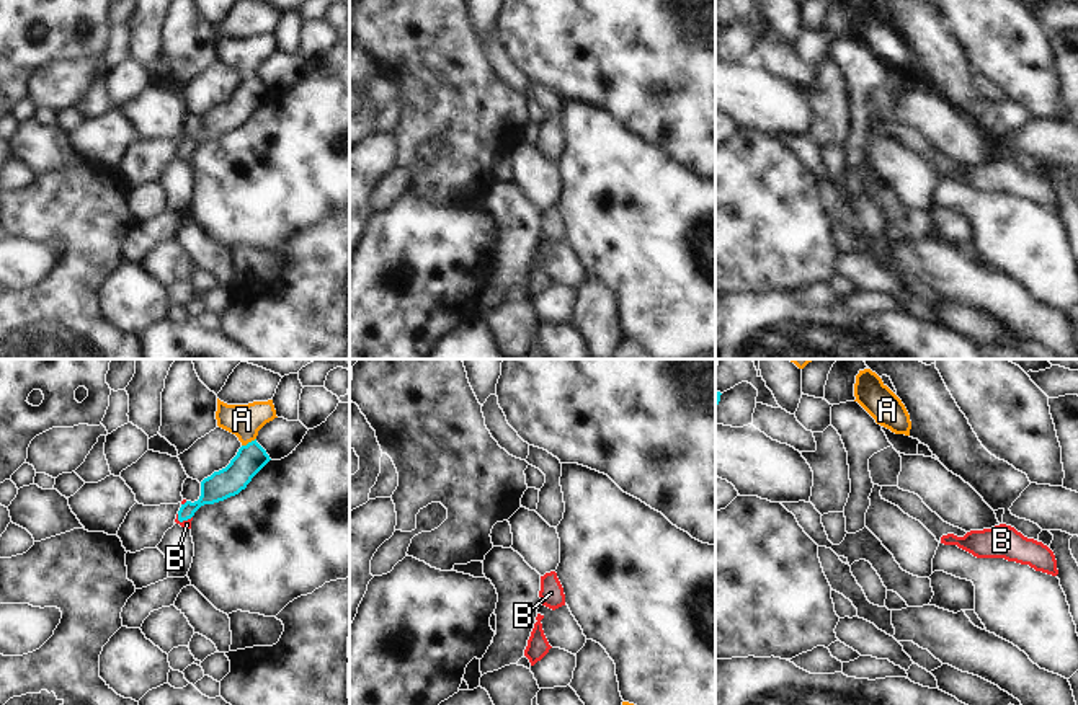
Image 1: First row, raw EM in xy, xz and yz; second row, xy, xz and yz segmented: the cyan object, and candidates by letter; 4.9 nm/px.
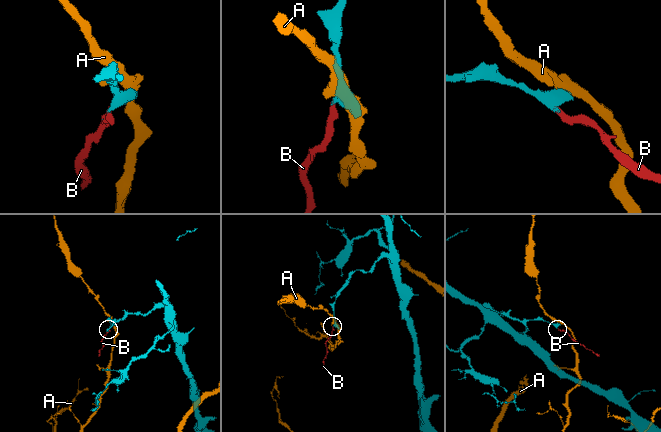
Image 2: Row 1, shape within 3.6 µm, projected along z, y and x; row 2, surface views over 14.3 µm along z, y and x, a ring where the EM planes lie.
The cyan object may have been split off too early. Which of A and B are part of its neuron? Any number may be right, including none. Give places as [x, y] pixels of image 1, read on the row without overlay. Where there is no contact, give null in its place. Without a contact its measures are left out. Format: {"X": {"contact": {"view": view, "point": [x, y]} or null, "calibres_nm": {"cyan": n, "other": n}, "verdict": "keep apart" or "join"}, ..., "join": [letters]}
{"A": {"contact": {"view": "xy", "point": [249, 77]}, "calibres_nm": {"cyan": 150, "other": 160}, "verdict": "keep apart"}, "B": {"contact": {"view": "xy", "point": [183, 154]}, "calibres_nm": {"cyan": 140, "other": 50}, "verdict": "join"}, "join": ["B"]}

